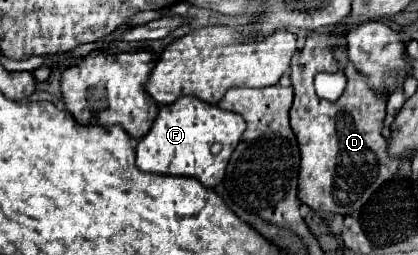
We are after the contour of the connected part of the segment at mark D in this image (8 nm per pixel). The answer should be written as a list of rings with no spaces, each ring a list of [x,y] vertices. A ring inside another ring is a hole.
[[[311,34],[305,48],[297,54],[291,66],[291,82],[295,100],[291,106],[291,128],[297,136],[301,150],[299,168],[299,200],[315,212],[341,214],[359,210],[369,202],[373,192],[393,178],[401,160],[391,160],[387,154],[387,138],[383,138],[385,104],[349,62],[343,74],[347,76],[345,92],[337,102],[321,100],[313,90],[313,76],[319,72],[337,72],[339,64],[333,58],[331,44],[337,42],[335,34]]]

